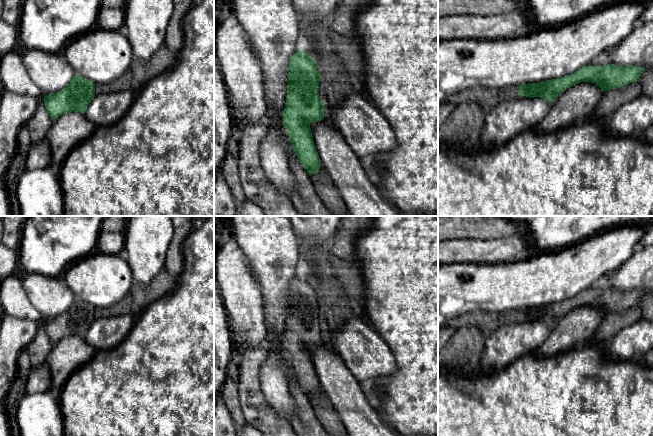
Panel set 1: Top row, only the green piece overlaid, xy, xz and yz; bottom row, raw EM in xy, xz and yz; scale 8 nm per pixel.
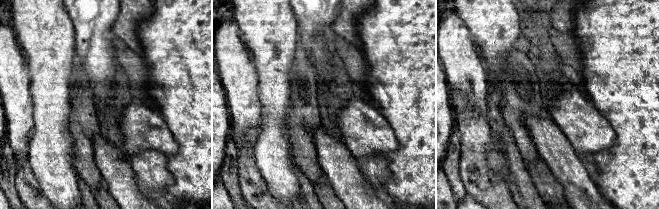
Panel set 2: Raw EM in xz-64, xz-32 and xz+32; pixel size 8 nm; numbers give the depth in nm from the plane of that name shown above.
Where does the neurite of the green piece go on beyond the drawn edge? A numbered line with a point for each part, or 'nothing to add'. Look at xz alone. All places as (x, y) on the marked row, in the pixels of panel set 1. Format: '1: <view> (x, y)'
nothing to add

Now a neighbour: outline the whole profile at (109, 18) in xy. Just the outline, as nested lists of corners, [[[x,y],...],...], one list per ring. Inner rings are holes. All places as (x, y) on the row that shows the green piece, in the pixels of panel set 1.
[[[101,8],[97,18],[96,28],[119,30],[124,23],[124,8]]]

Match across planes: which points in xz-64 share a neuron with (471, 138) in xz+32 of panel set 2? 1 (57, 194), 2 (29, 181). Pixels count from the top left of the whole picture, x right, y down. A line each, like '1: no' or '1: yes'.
1: no
2: yes

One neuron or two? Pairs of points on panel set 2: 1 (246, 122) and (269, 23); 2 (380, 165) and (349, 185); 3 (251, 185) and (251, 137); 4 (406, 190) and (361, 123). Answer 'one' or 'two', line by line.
1: two
2: two
3: one
4: two

